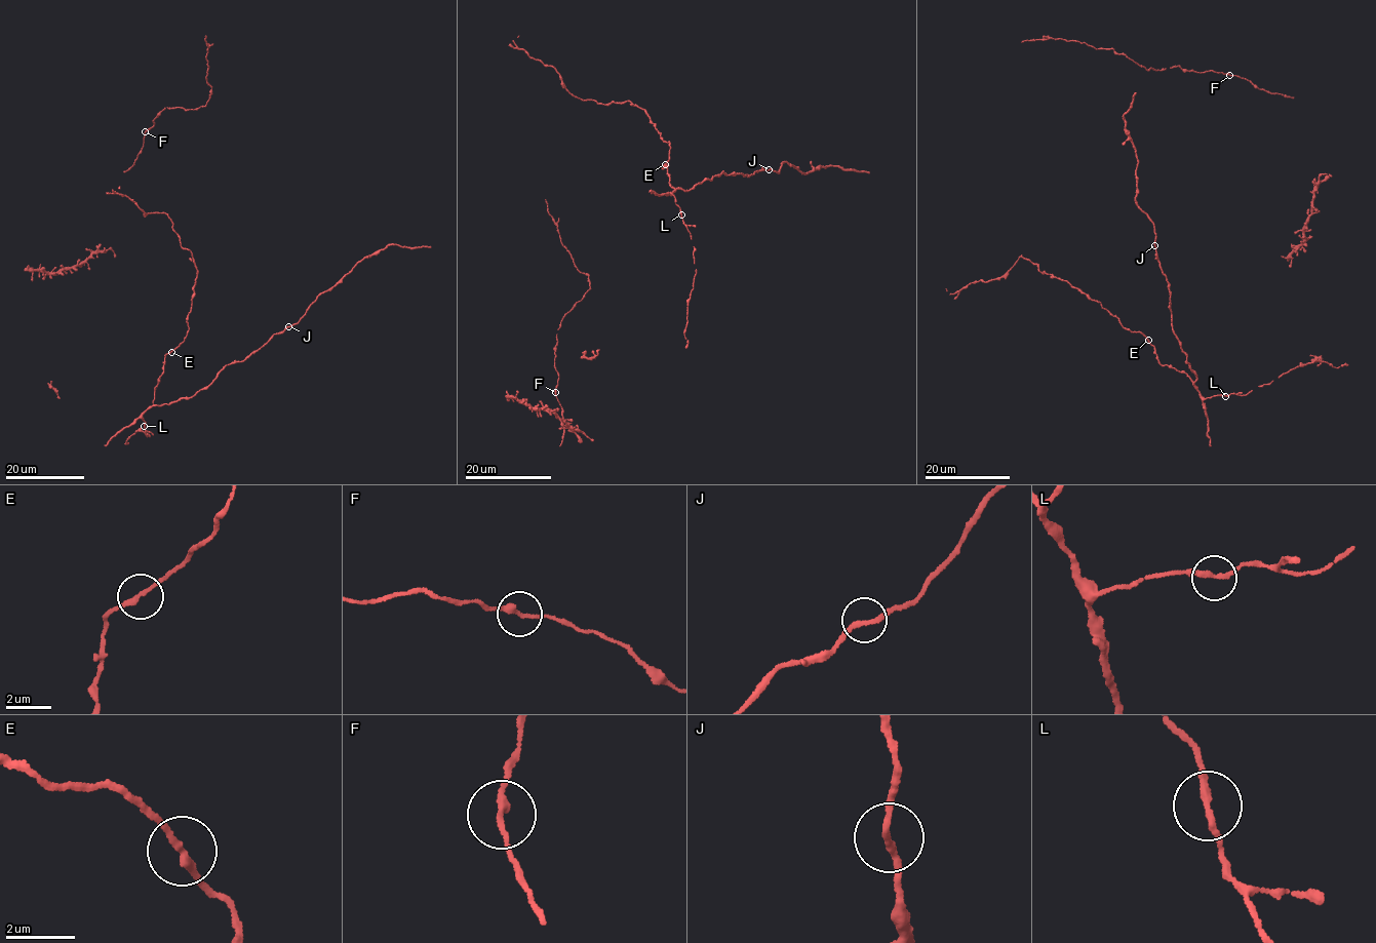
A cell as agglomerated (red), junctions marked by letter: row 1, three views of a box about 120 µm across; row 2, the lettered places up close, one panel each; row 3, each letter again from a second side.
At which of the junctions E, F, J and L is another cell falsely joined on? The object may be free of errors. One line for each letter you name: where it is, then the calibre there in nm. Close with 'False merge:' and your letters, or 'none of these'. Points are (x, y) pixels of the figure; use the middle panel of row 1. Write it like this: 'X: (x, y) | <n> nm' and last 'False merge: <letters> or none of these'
False merge: none of these

